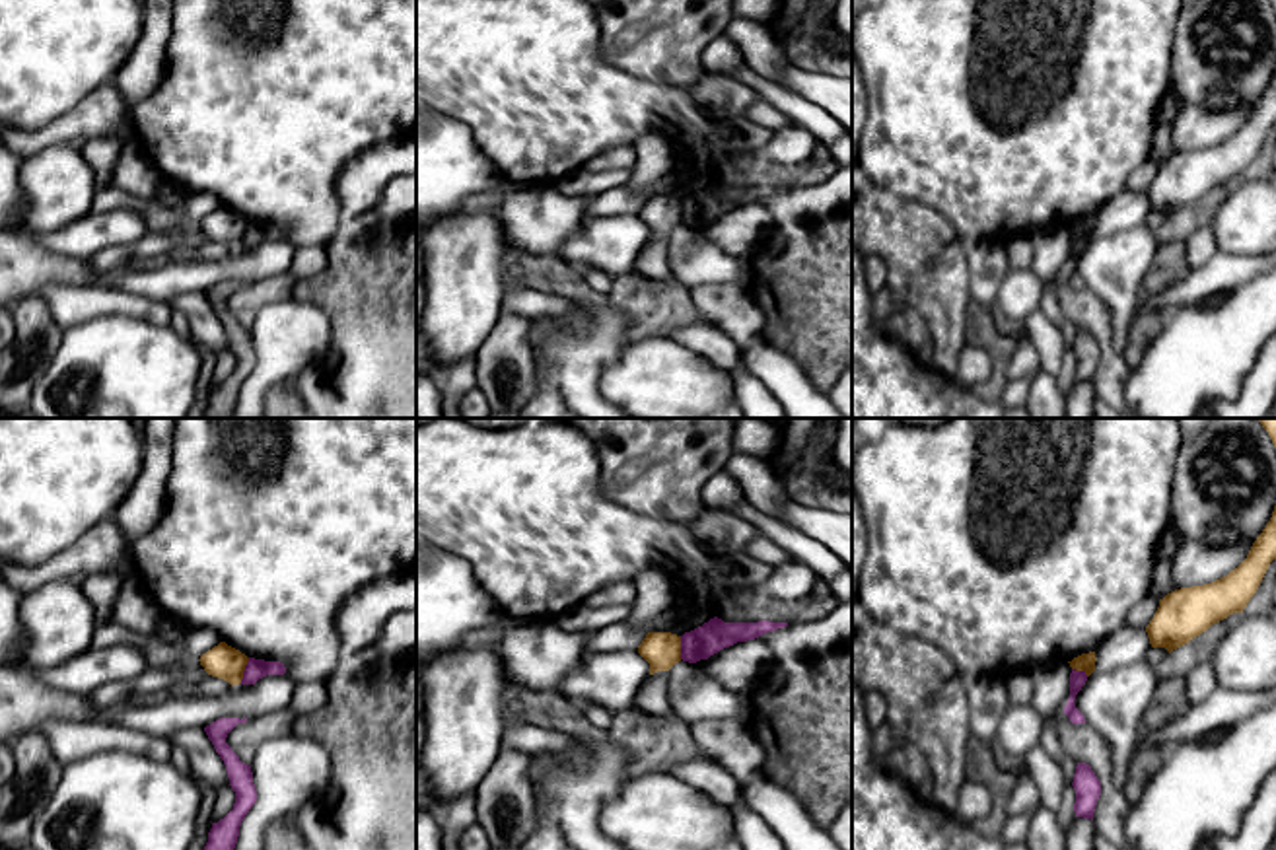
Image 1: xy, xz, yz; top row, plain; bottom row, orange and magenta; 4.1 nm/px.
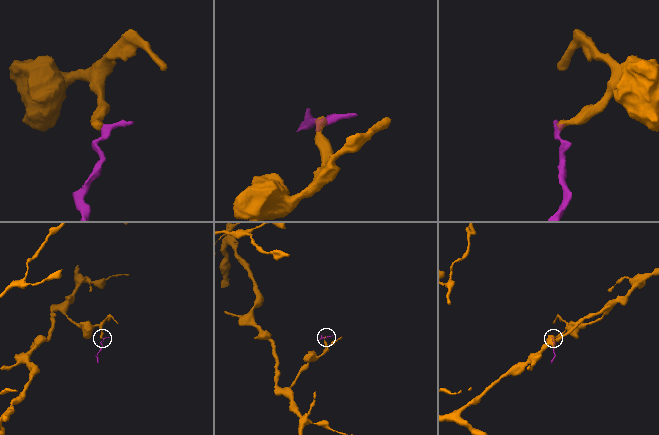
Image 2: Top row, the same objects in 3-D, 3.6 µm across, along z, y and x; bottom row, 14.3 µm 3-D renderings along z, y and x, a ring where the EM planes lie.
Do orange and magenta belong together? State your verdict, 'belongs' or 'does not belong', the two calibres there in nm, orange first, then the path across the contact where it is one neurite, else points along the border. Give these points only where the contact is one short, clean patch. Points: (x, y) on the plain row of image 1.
does not belong; 140 nm thick on the orange side, 90 nm on the other; border along xy (249, 222), (240, 246)

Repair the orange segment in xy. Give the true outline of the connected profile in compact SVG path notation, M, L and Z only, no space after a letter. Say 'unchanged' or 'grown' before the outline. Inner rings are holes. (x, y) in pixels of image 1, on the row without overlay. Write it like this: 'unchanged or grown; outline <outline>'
unchanged; outline M220 206L202 218L198 226L208 239L224 243L233 251L241 247L249 222L226 206Z

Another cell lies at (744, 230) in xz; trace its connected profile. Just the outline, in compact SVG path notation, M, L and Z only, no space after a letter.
M759 202L737 206L706 224L712 245L727 257L751 257L770 243L780 224Z

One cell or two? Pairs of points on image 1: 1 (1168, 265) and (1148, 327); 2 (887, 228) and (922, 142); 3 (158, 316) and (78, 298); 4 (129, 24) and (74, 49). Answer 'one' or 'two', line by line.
1: one
2: two
3: one
4: one

